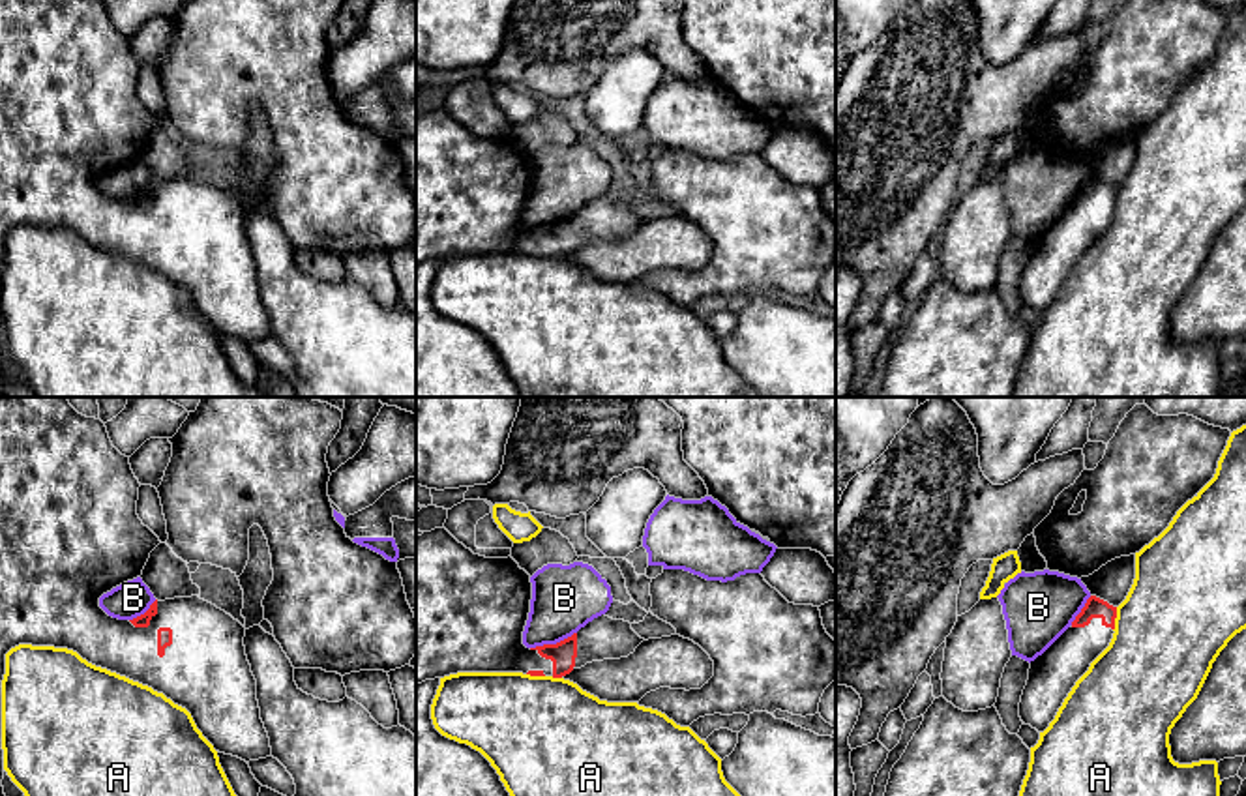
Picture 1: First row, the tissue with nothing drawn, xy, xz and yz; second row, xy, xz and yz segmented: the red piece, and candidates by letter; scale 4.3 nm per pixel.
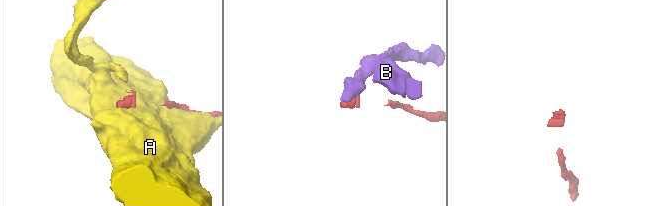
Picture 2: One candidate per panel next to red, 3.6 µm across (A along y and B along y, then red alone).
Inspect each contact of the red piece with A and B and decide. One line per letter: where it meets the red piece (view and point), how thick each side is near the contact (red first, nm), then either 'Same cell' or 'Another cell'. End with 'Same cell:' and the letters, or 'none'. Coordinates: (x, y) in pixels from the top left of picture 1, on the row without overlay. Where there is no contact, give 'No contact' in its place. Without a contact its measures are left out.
A: Touches red at yz (1115, 197). Thickness 90 nm (red) against 460 nm. Another cell
B: Touches red at xz (553, 225). Thickness 120 nm (red) against 280 nm. Another cell
Same cell: none

